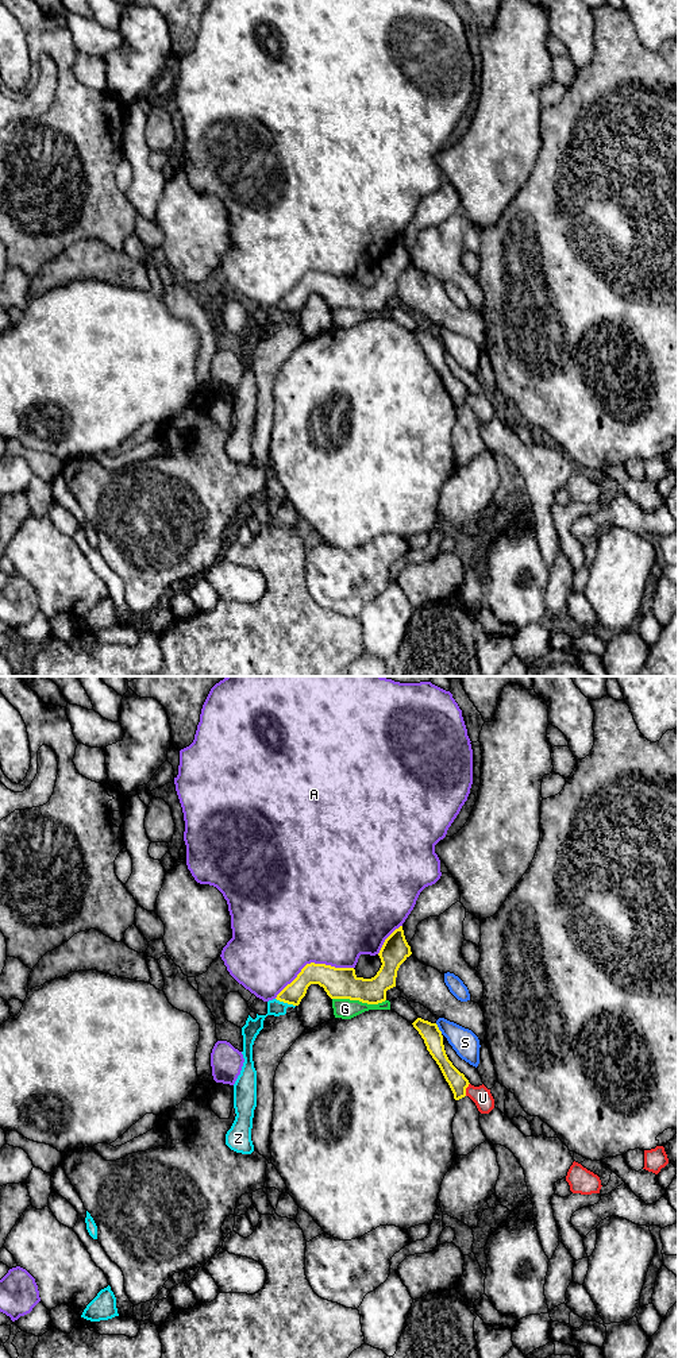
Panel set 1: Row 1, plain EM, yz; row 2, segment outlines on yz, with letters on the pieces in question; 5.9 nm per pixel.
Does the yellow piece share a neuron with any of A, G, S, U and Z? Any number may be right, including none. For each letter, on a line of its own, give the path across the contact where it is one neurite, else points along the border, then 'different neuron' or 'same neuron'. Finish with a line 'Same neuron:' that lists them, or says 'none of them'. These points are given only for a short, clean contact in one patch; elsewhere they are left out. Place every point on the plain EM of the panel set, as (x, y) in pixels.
A: different neuron
G: different neuron
S: border yz (435, 332), (442, 342); different neuron
U: border yz (469, 392), (465, 404); different neuron
Z: border yz (276, 307), (295, 315); different neuron
Same neuron: none of them

